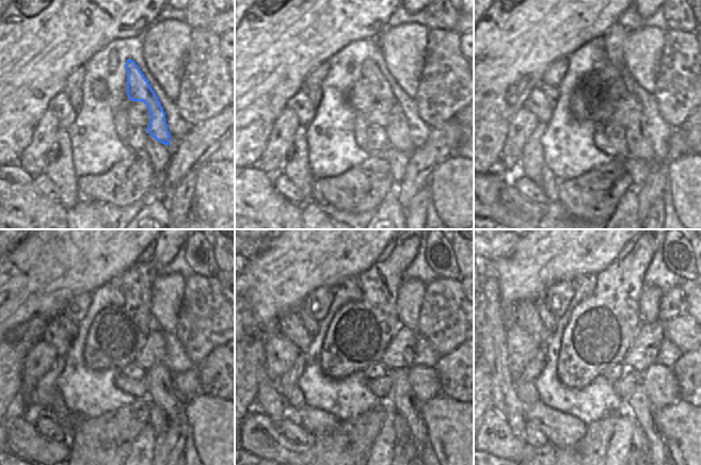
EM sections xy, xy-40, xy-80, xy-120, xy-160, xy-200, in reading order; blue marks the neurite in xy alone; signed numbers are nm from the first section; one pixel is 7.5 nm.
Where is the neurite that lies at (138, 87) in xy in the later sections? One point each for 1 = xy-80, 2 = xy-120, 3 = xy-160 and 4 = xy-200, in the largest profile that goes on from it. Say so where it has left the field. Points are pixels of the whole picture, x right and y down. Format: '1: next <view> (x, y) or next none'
1: next xy-80 (638, 145)
2: next xy-120 (161, 391)
3: next xy-160 (401, 399)
4: next xy-200 (638, 405)

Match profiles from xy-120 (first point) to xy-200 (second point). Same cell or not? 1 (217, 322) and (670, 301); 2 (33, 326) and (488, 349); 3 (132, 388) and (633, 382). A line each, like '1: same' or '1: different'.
1: same
2: different
3: same

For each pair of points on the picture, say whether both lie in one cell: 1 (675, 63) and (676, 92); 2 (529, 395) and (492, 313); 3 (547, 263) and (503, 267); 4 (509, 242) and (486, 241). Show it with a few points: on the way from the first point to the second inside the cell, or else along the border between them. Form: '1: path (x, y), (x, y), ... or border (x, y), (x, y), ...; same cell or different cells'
1: path (676, 70), (676, 84); same cell
2: border (512, 374), (512, 385), (520, 399); different cells
3: path (537, 263), (532, 267), (513, 267); same cell
4: path (504, 242), (491, 242); same cell

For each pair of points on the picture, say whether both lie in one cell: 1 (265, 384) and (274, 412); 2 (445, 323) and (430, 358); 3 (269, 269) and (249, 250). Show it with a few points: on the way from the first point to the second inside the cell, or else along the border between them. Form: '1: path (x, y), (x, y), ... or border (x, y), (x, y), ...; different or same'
1: path (266, 390), (268, 400), (272, 405); same
2: border (419, 335), (440, 356); different
3: border (270, 240), (264, 250), (245, 260); different

